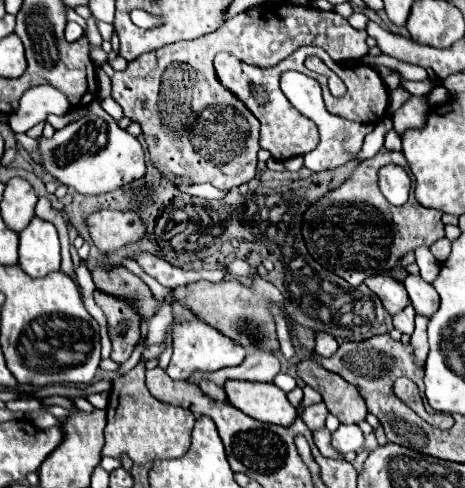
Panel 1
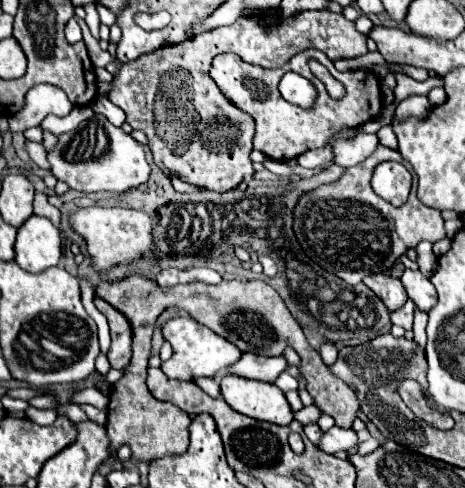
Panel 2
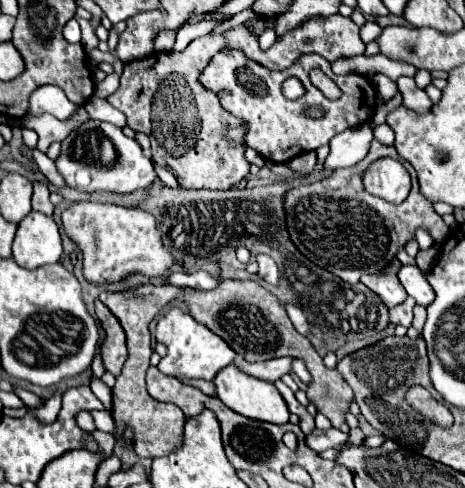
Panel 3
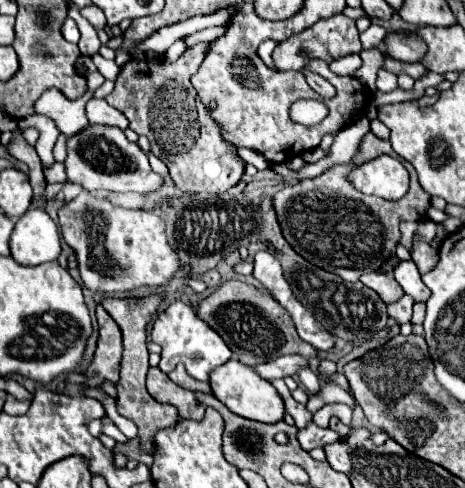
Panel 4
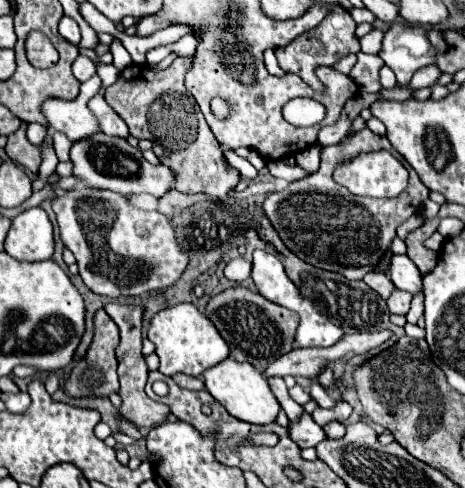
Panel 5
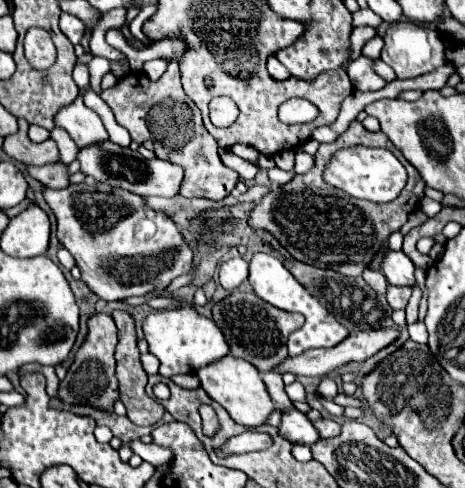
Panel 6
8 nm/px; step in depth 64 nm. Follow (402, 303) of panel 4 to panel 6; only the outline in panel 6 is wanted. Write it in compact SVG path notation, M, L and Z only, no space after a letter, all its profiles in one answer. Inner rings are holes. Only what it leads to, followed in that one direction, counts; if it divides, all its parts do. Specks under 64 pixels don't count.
M388 286L386 300L394 310L398 310L398 308L404 308L404 304L408 304L410 294L412 294L410 286Z

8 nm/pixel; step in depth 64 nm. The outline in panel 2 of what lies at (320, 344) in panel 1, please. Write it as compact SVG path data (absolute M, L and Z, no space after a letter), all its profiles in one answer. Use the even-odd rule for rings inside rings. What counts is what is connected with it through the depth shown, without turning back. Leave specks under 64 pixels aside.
M322 344L320 346L320 356L322 356L322 360L326 362L326 366L332 366L334 362L336 362L336 356L338 356L338 350L336 350L336 346L334 344Z

